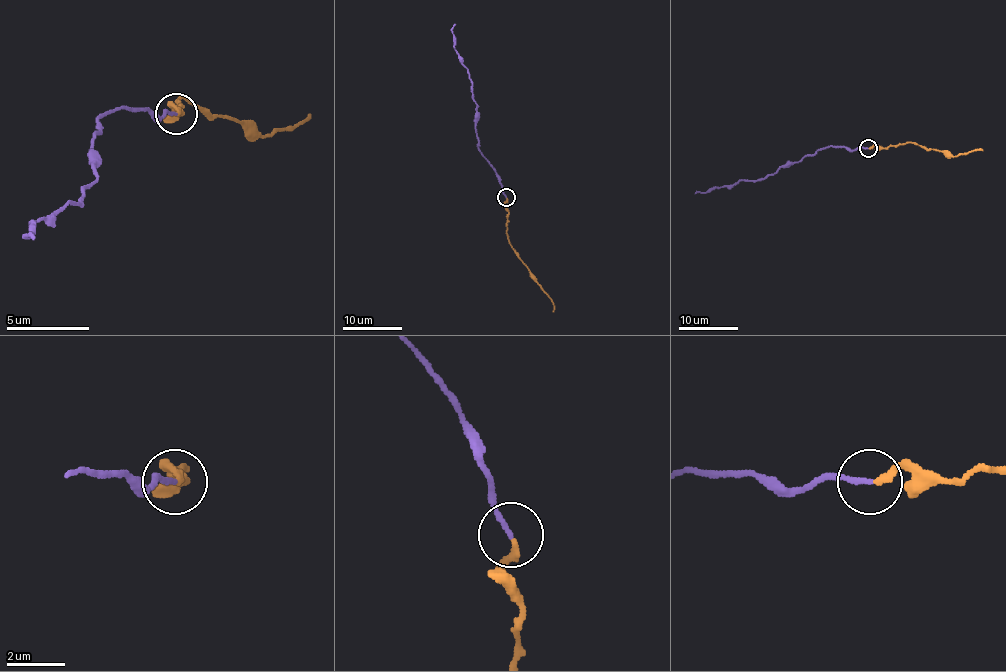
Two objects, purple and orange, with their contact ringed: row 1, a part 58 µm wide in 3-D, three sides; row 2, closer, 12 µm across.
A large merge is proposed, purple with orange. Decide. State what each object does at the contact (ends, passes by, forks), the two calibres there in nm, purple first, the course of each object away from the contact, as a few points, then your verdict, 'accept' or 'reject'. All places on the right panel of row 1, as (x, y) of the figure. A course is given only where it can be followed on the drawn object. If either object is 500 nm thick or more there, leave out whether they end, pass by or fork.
purple ends; orange ends; calibres 180 and 200 nm; course purple (868, 149), (823, 147), (798, 162), (787, 162), (763, 178), (740, 180), (734, 186), (695, 193); course orange (869, 149), (912, 143), (926, 149), (949, 152), (954, 156), (982, 150); reject

